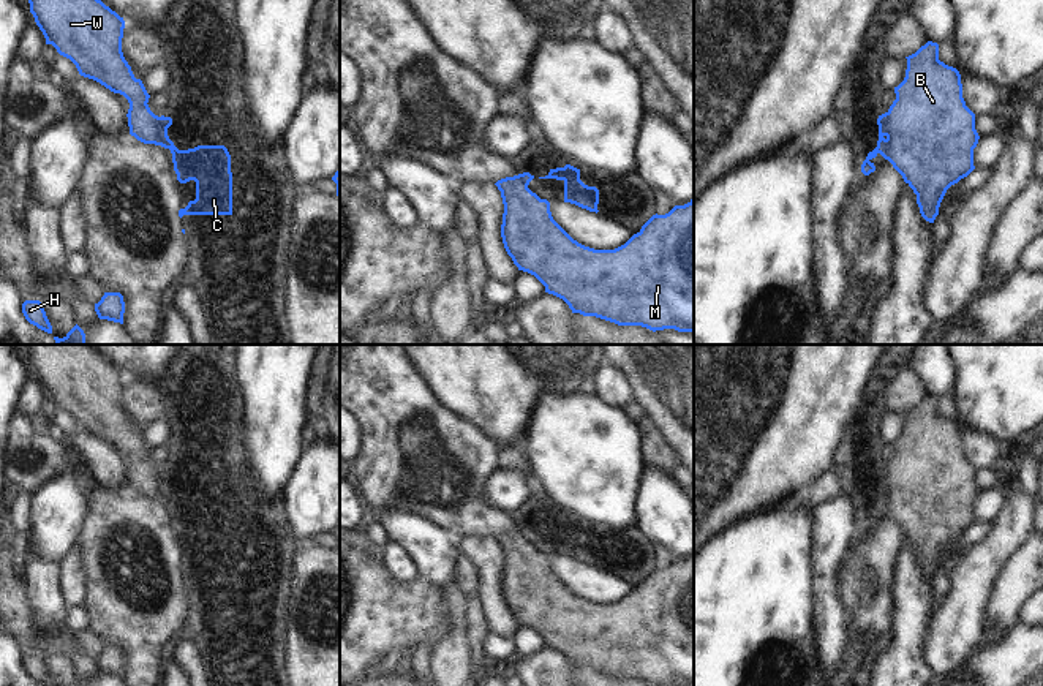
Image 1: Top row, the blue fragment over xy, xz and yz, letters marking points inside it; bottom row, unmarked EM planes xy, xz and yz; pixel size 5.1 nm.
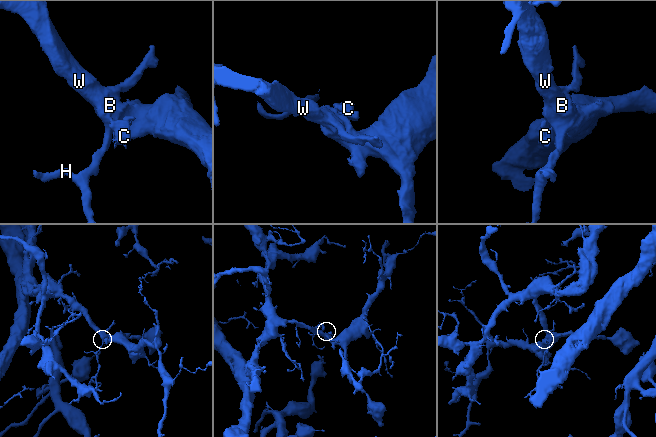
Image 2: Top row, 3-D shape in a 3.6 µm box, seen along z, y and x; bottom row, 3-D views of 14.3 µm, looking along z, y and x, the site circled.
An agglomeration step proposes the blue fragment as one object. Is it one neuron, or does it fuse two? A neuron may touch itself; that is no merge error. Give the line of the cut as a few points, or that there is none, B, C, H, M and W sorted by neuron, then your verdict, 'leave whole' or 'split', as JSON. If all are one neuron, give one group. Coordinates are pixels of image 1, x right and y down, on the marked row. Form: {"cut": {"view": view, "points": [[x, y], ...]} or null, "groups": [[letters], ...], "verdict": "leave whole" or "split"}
{"cut": {"view": "yz", "points": [[876, 147], [879, 152]]}, "groups": [["B", "H", "M", "W"], ["C"]], "verdict": "split"}

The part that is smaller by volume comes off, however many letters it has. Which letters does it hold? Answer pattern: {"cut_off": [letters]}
{"cut_off": ["C"]}

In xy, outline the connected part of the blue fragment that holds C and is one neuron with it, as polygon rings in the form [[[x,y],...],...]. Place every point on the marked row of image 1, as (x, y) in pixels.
[[[198,145],[188,150],[171,150],[174,171],[180,183],[196,182],[196,199],[183,215],[232,215],[231,155],[224,145]]]

